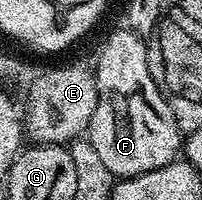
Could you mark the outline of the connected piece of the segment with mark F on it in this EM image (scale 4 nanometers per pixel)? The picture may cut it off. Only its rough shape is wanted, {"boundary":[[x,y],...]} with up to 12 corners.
{"boundary":[[121,26],[93,69],[88,139],[114,178],[179,159],[184,134]]}

